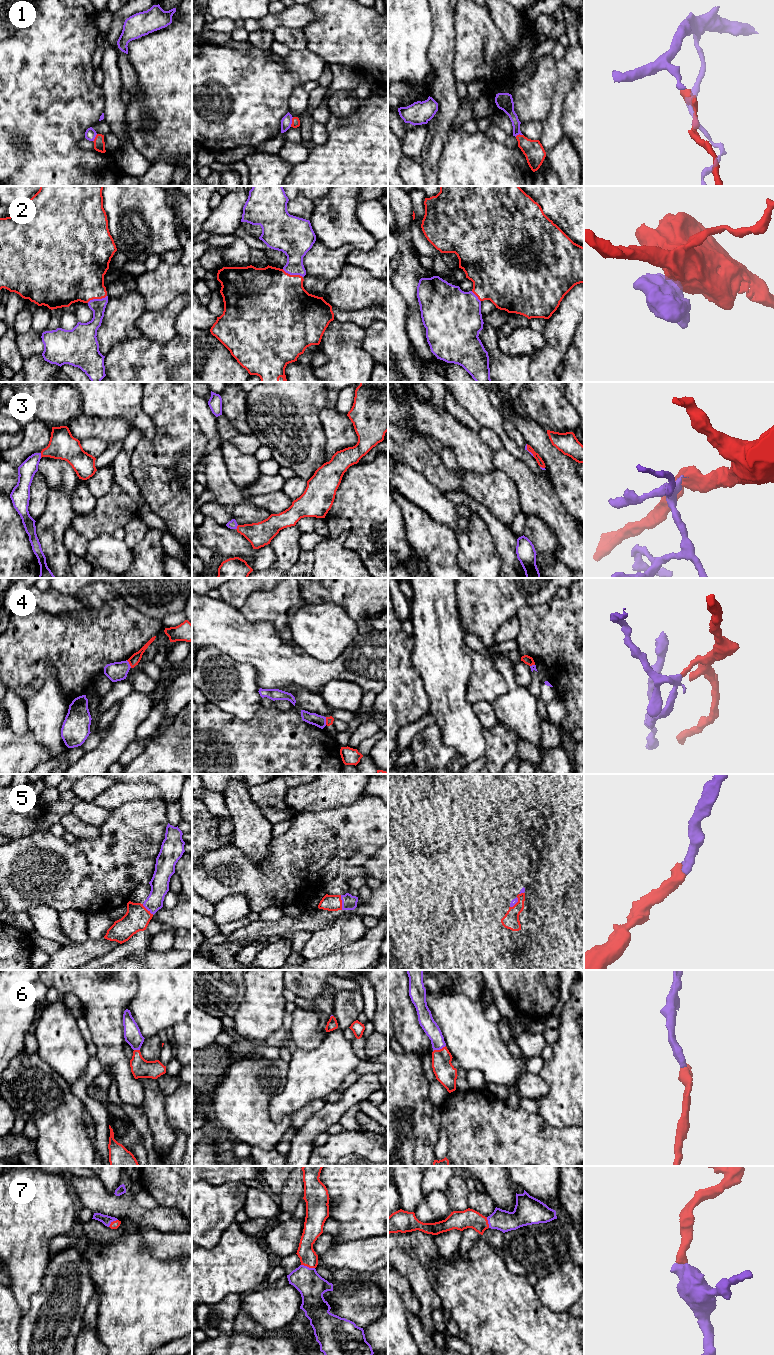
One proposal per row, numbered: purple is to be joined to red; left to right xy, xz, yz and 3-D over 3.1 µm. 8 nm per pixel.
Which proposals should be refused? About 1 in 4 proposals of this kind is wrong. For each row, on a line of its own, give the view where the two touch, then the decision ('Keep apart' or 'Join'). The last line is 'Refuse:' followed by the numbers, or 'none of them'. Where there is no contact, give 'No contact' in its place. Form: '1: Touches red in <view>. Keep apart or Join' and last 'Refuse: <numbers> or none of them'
1: Touches red in xz. Keep apart
2: Touches red in xz. Join
3: Touches red in xy. Join
4: Touches red in xy. Keep apart
5: Touches red in xz. Join
6: Touches red in yz. Join
7: Touches red in xz. Join
Refuse: 1, 4

